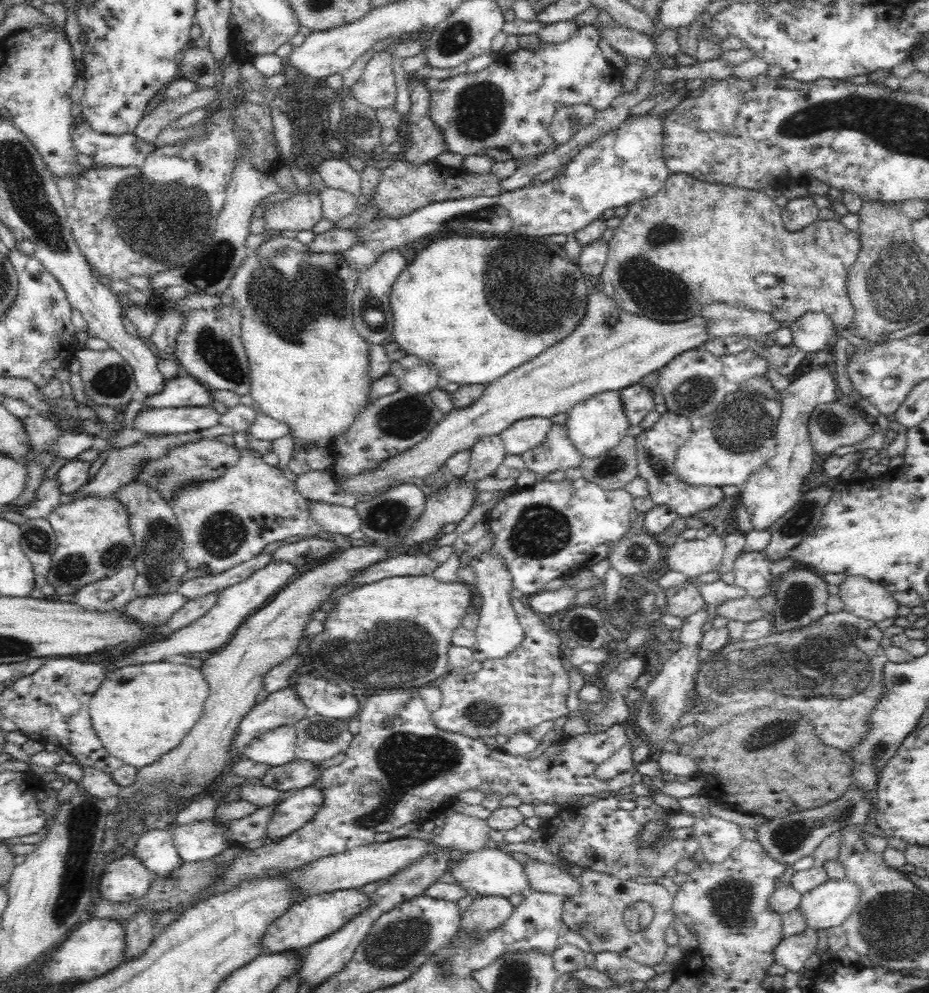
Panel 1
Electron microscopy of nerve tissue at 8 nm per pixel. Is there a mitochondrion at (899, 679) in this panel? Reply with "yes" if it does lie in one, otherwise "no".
yes

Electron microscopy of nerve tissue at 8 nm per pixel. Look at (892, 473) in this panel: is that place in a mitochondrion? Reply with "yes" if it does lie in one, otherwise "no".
no

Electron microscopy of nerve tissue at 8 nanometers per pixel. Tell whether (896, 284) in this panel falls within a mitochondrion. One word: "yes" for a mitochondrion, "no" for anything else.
yes

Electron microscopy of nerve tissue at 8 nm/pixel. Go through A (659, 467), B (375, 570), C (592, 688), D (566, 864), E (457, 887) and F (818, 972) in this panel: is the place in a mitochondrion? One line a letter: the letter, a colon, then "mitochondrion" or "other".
A: mitochondrion
B: other
C: other
D: other
E: other
F: other

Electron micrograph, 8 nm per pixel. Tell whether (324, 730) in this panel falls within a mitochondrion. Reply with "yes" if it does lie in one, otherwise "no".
yes

